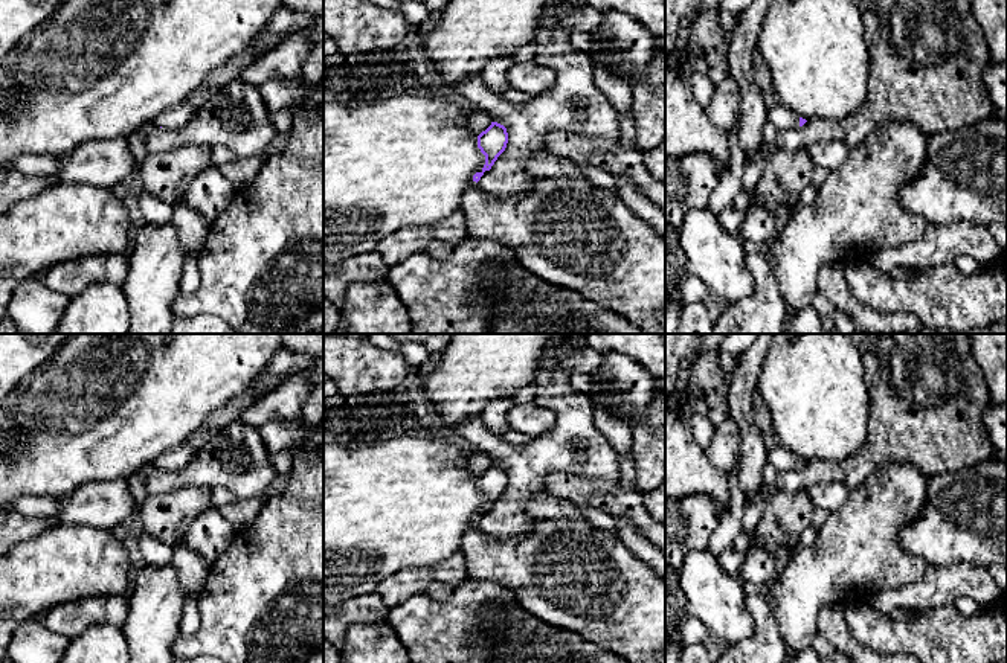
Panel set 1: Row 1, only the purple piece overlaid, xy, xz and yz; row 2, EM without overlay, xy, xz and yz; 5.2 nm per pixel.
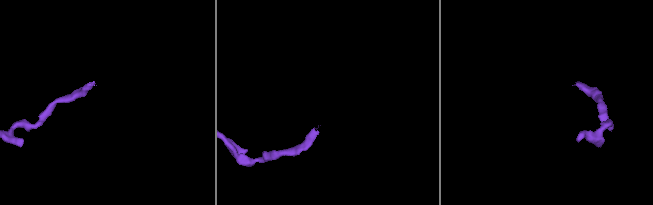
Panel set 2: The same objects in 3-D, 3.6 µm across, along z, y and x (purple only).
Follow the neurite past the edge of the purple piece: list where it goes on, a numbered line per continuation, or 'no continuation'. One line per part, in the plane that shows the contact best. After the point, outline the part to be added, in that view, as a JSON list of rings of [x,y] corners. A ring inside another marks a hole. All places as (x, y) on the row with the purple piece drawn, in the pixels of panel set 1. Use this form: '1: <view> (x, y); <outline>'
1: yz (778, 115); [[[775,102],[767,107],[767,119],[778,128],[798,128],[799,117],[787,110],[783,104]]]

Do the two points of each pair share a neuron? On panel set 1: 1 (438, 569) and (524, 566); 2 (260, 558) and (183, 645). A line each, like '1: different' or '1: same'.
1: different
2: same

